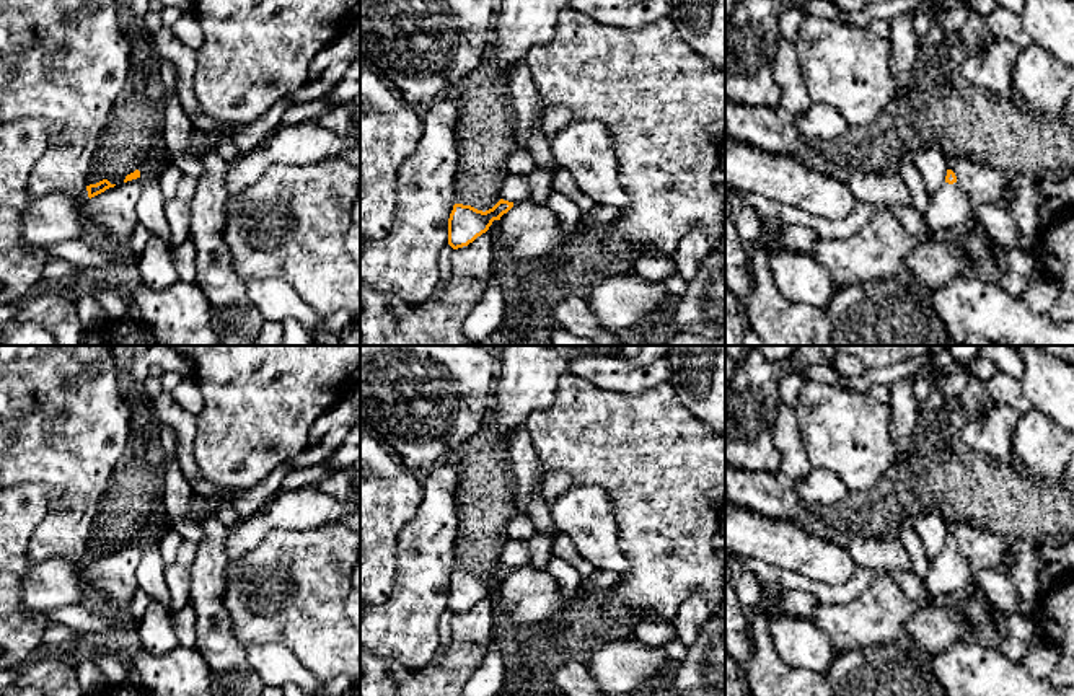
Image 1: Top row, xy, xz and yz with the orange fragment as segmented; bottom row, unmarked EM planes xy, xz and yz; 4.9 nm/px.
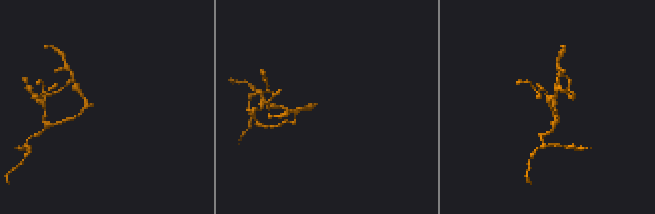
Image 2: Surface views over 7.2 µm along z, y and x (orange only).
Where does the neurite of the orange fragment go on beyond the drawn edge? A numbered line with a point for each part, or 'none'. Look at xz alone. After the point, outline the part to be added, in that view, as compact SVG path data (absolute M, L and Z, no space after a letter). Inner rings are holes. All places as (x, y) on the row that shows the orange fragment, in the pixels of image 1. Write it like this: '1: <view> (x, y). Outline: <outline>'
none

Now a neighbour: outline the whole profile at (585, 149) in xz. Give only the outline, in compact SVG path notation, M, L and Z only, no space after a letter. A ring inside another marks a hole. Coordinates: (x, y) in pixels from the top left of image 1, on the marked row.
M595 119L570 121L551 140L551 150L561 168L566 168L577 186L596 204L606 207L626 207L631 200L626 187L621 184L621 171L613 147L610 130Z

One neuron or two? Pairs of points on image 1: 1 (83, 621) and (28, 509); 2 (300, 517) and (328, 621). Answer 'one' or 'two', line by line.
1: two
2: two

